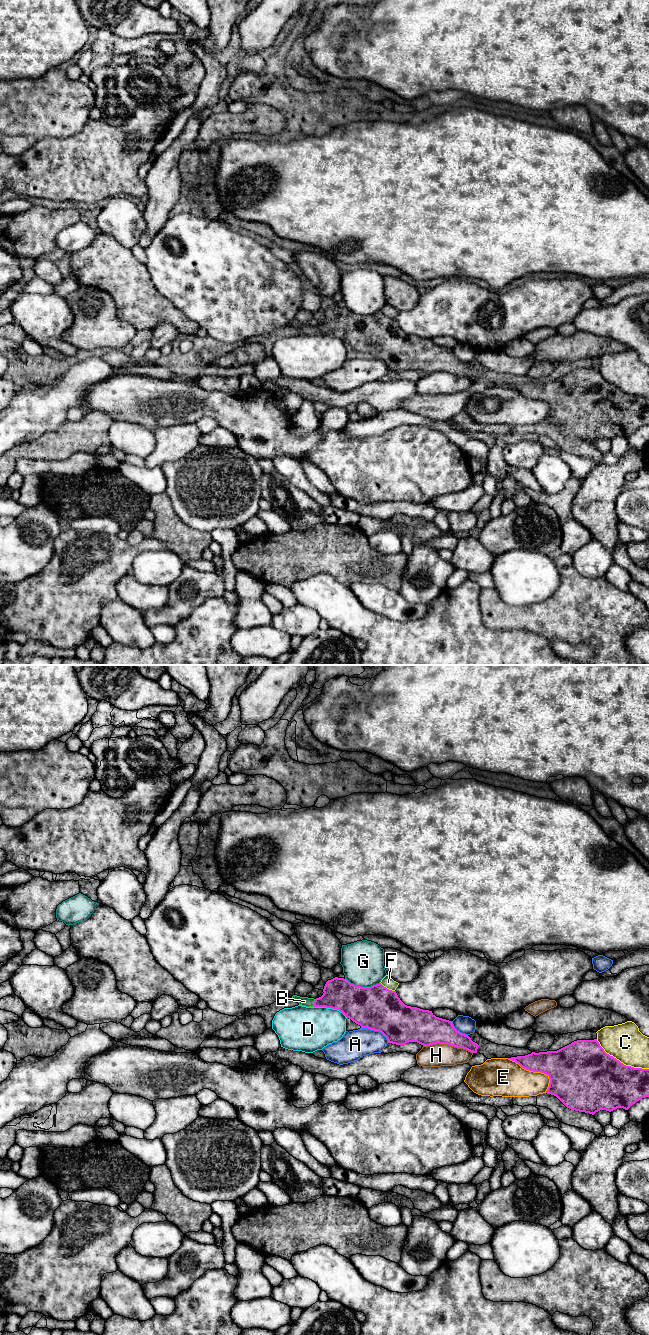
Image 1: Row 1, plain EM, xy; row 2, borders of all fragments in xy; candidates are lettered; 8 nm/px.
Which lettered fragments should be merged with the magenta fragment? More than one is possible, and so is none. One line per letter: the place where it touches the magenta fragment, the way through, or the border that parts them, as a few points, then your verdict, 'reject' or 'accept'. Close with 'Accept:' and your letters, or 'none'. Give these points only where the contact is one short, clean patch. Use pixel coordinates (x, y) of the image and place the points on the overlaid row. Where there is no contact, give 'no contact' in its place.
A: meets magenta in xy at (376, 1030); reject
B: meets magenta in xy at (314, 1003); runs through xy (339, 993), (330, 999), (314, 1003), (304, 1001); accept
C: meets magenta in xy at (620, 1062); reject
D: meets magenta in xy at (331, 1007); reject
E: meets magenta in xy at (536, 1071); reject
F: meets magenta in xy at (386, 988); reject
G: meets magenta in xy at (362, 987); reject
H: meets magenta in xy at (448, 1044); border along xy (423, 1045), (446, 1043), (465, 1048), (472, 1053); reject
Accept: B

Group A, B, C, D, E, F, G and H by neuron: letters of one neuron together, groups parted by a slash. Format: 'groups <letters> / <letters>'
groups A / B / C / D / E / F / G / H

